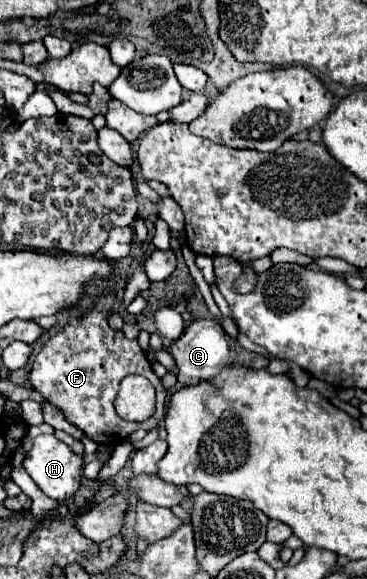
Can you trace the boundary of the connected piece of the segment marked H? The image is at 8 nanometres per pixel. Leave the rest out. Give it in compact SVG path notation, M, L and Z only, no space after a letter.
M40 434L34 440L32 450L24 458L24 468L30 474L30 478L38 484L38 488L46 496L50 496L58 502L66 502L76 494L76 490L80 486L80 480L82 480L82 466L84 466L84 456L76 456L54 434Z

